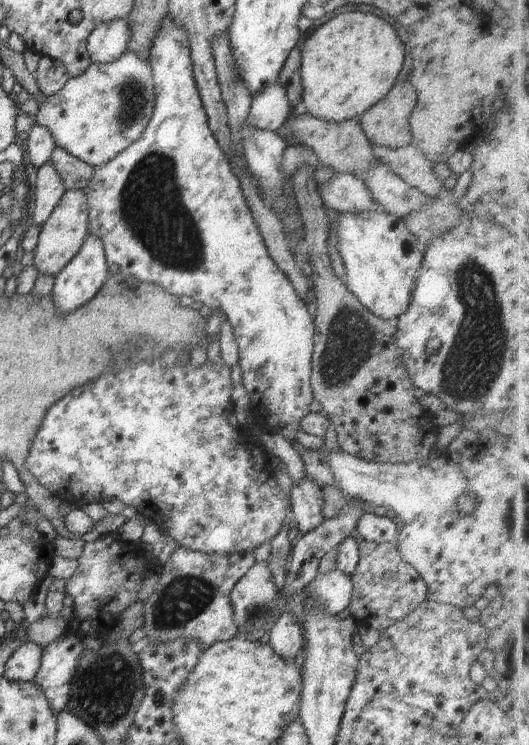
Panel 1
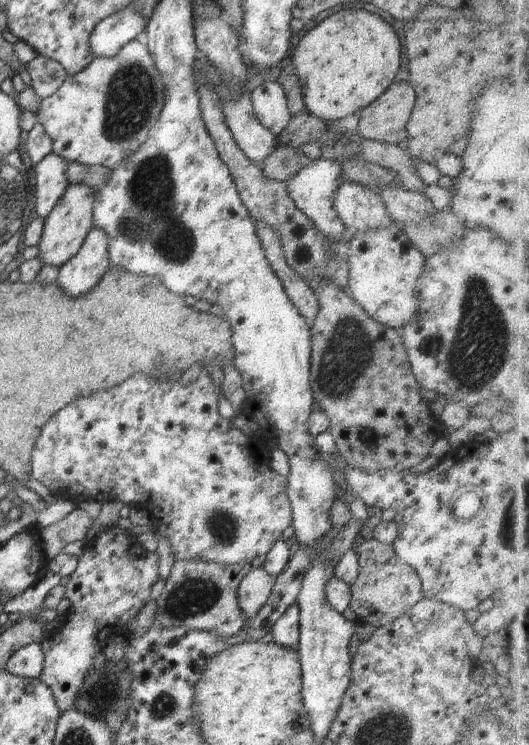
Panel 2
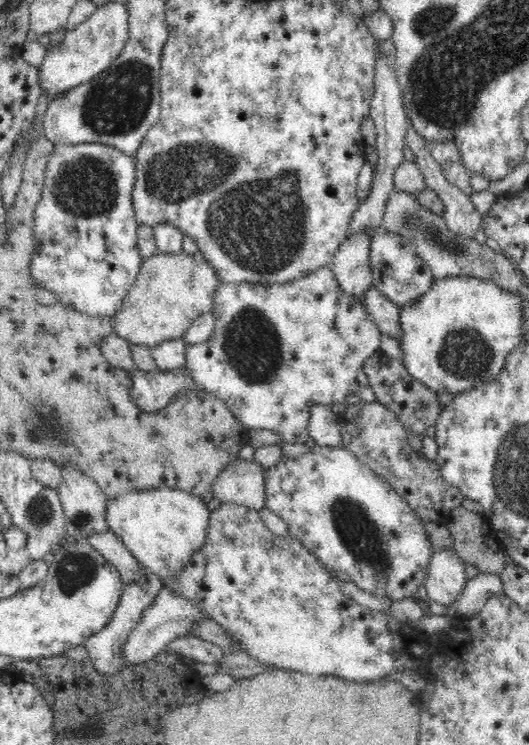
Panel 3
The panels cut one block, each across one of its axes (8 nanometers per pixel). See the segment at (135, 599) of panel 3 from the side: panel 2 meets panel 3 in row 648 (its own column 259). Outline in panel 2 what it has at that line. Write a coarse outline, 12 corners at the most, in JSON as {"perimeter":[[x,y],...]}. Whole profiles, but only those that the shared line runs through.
{"perimeter":[[266,81],[251,92],[256,120],[275,136],[290,124],[284,89]]}

